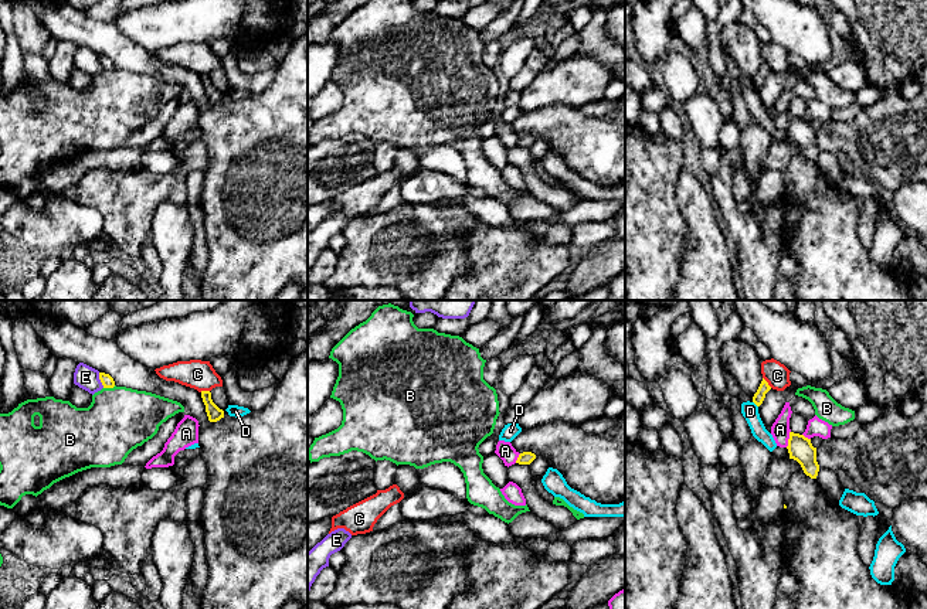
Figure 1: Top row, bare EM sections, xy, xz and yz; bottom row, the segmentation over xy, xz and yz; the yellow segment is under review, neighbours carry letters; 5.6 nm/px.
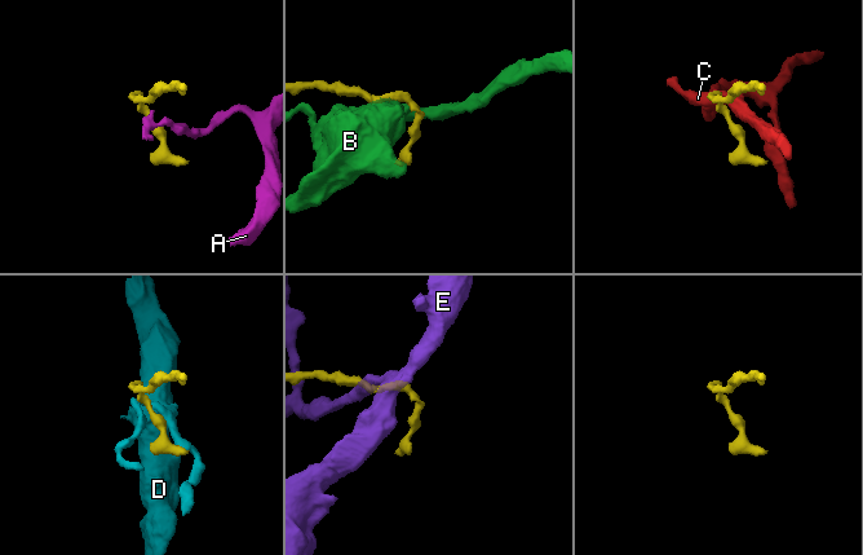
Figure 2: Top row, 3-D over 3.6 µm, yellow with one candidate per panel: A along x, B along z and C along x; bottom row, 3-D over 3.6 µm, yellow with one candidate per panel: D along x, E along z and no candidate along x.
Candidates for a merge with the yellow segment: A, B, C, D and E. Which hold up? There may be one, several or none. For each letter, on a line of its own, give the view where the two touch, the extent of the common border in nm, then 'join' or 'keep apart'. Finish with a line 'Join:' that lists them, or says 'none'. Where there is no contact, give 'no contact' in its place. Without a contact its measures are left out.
A: meets yellow in yz; contact 100 nm long; keep apart
B: meets yellow in xy; contact 70 nm long; keep apart
C: meets yellow in yz; contact 80 nm long; keep apart
D: meets yellow in yz; contact 50 nm long; keep apart
E: meets yellow in xy; contact 90 nm long; keep apart
Join: none

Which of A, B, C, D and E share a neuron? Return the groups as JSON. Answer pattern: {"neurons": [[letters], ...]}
{"neurons": [["A"], ["B"], ["C"], ["D"], ["E"]]}

